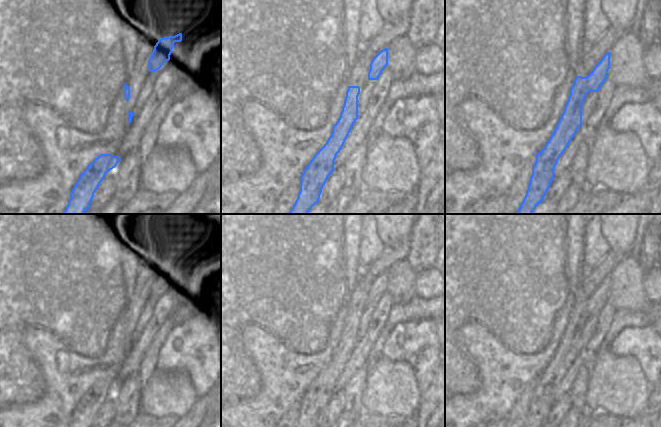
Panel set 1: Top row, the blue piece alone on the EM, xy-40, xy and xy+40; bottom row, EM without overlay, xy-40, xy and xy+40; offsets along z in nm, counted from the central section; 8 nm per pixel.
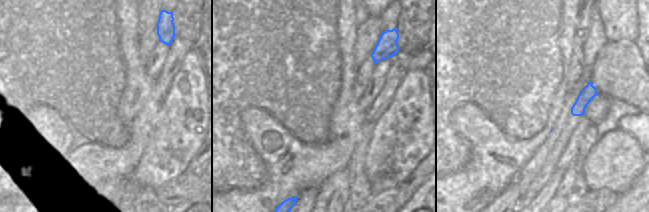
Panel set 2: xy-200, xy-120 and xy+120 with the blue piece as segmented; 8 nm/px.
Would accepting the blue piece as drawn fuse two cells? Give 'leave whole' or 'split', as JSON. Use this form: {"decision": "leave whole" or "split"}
{"decision": "split"}

